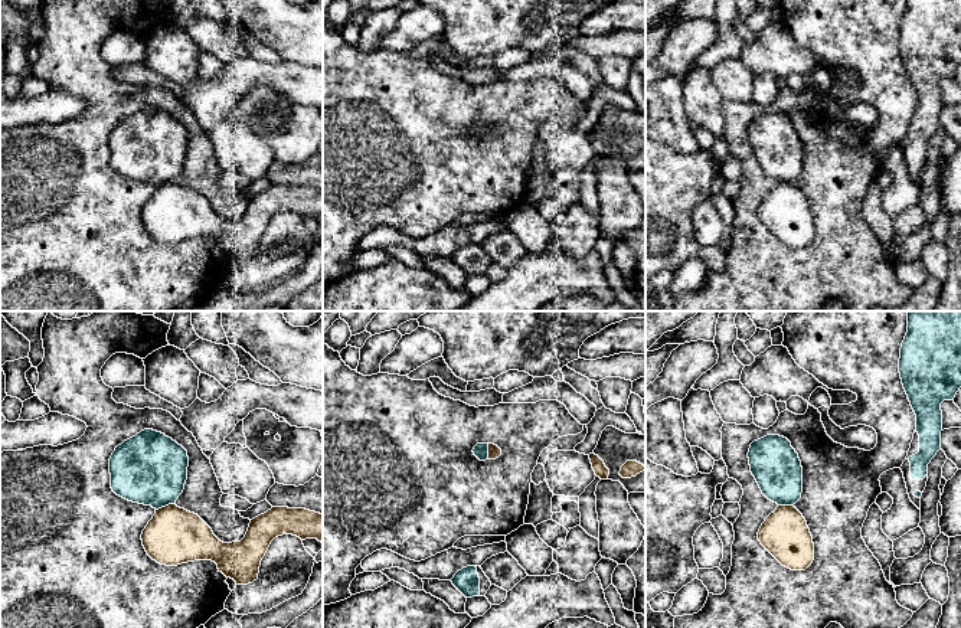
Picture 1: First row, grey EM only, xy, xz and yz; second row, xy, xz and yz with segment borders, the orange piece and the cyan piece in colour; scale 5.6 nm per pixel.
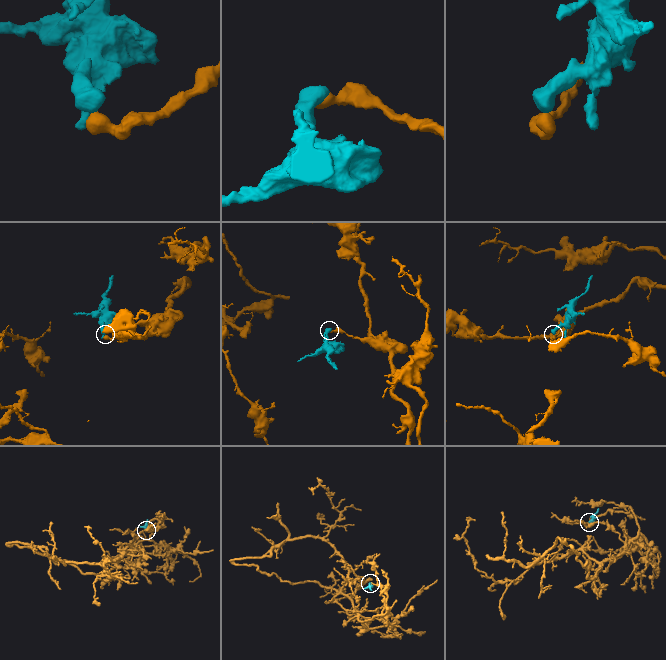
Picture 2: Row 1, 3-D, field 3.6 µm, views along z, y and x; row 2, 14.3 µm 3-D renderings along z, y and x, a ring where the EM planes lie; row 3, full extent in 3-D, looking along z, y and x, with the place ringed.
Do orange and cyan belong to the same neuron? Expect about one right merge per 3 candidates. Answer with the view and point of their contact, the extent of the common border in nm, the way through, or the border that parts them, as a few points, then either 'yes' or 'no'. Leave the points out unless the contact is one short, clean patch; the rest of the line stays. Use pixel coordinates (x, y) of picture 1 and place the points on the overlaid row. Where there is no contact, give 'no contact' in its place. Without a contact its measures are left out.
contact xy (164, 507); length 110 nm; border xy (173, 503), (156, 510); no

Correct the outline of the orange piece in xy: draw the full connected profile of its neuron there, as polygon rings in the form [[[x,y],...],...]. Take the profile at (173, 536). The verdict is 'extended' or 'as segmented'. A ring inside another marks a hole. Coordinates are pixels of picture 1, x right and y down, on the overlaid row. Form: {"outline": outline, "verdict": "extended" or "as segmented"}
{"outline": [[[169,504],[156,510],[141,540],[147,555],[160,565],[212,560],[236,585],[248,585],[258,579],[261,560],[271,542],[282,534],[323,543],[323,514],[305,508],[272,507],[251,520],[241,542],[223,543],[197,514]]], "verdict": "as segmented"}

